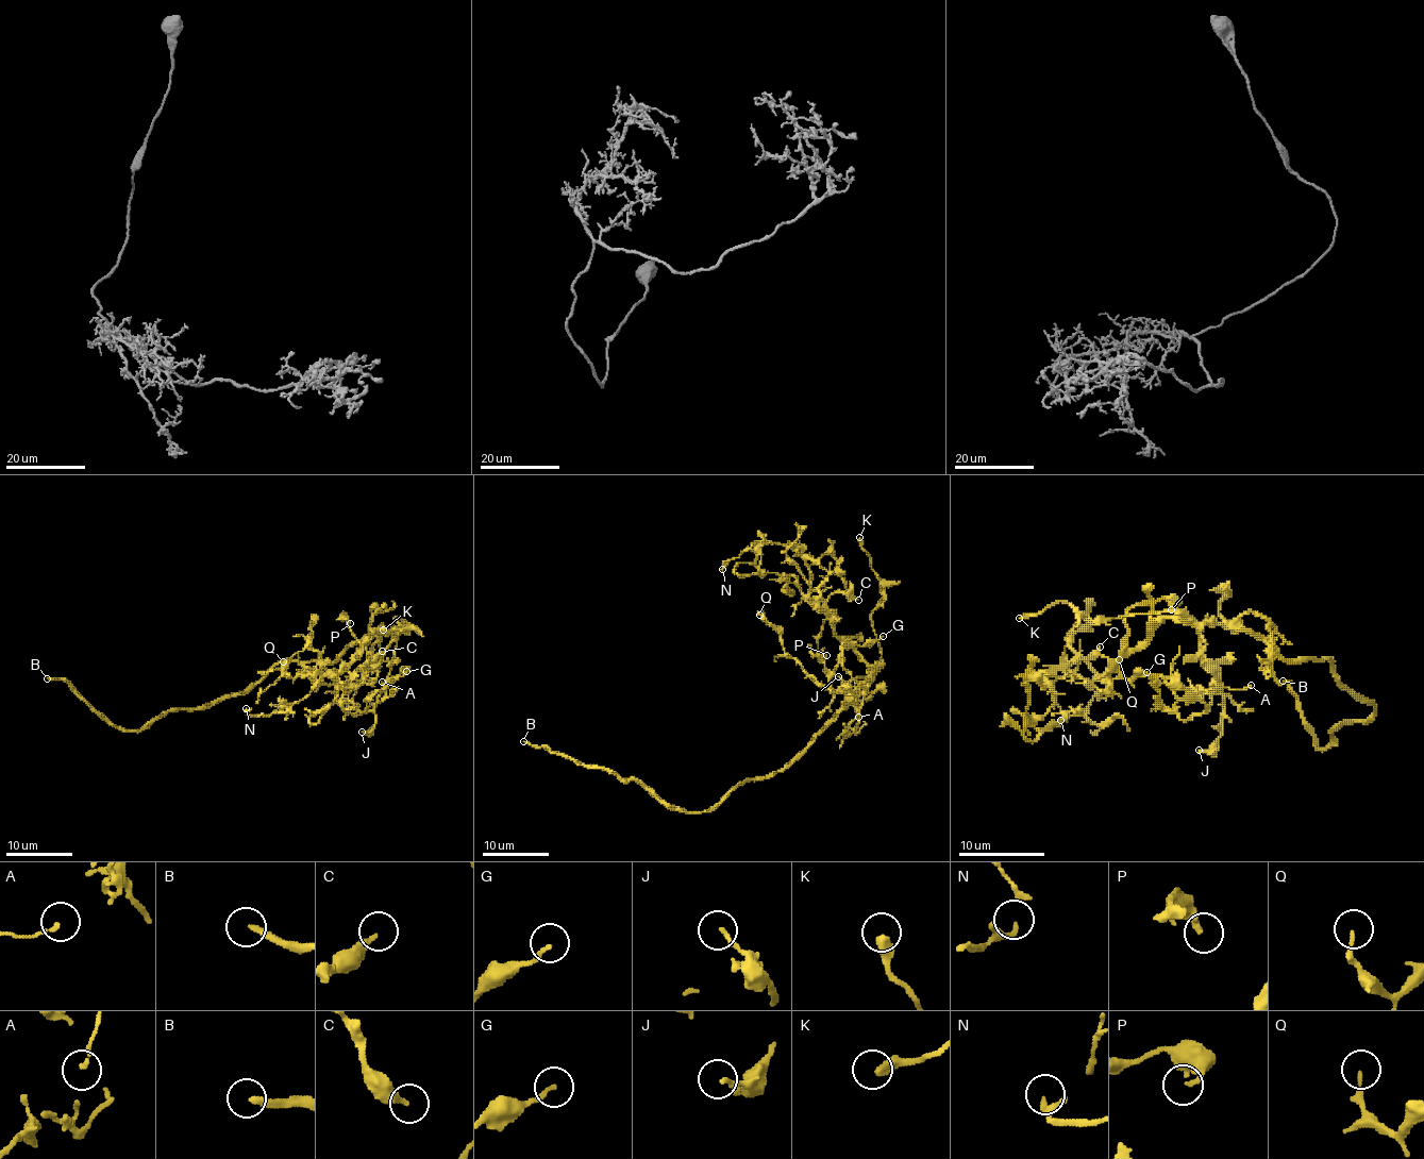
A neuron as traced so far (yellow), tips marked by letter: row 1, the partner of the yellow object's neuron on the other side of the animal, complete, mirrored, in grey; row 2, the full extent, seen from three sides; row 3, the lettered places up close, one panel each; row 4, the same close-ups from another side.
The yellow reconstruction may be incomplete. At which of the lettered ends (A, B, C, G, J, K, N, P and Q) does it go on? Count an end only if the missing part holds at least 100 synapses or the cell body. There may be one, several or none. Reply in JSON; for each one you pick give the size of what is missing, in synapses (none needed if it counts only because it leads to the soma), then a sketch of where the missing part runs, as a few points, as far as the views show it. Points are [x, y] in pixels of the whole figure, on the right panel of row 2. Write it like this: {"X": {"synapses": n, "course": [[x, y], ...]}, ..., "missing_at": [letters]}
{"B": {"synapses": 1000}, "missing_at": ["B"]}

